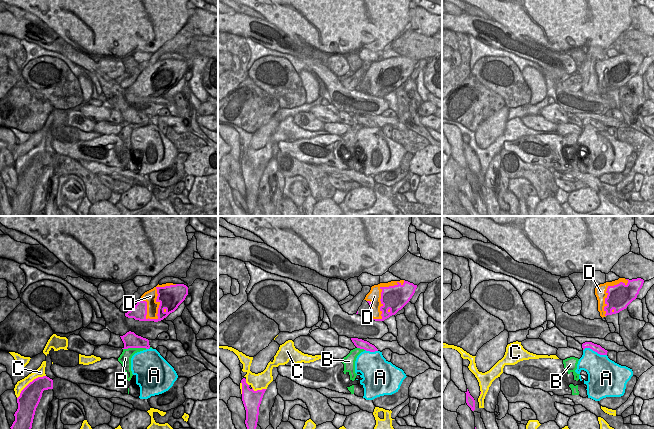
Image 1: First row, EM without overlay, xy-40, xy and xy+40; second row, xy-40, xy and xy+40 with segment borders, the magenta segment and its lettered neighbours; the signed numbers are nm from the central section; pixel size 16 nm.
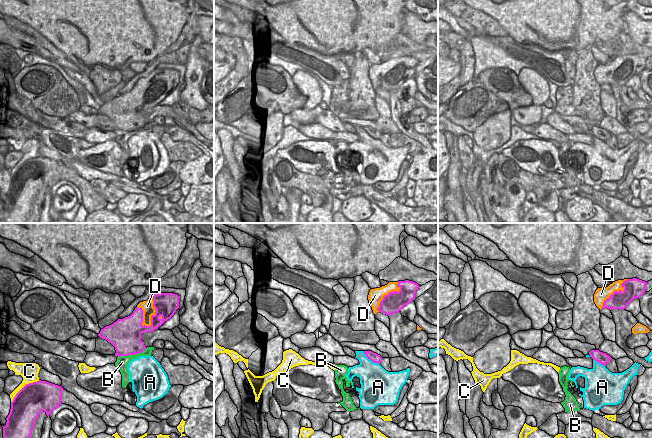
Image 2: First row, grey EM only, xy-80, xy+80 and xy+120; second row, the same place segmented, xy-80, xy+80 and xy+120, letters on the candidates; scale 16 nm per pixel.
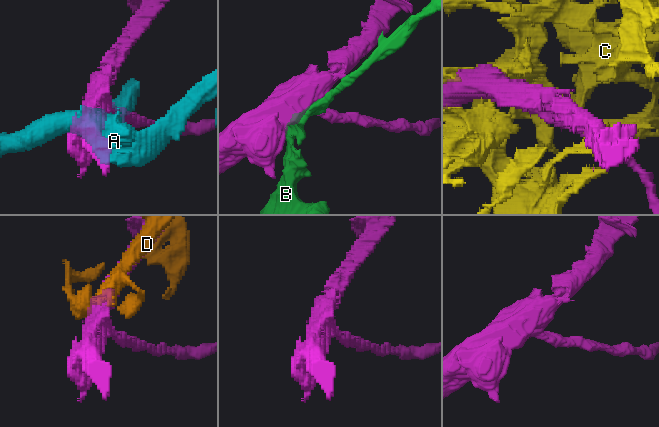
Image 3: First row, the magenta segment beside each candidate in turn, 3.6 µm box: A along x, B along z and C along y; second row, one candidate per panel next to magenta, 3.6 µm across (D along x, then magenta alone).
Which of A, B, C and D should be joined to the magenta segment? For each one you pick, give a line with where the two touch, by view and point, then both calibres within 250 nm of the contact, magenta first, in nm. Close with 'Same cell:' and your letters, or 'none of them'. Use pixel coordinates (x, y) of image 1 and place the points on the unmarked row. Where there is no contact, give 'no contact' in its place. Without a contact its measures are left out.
Same cell: none of them

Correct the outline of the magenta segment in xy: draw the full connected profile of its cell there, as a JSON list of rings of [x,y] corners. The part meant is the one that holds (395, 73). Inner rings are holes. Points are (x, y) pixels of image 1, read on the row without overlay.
[[[404,56],[401,60],[397,58],[394,62],[380,63],[381,80],[380,87],[382,88],[381,95],[373,95],[375,97],[384,97],[392,91],[395,91],[401,86],[412,74],[415,69],[417,61]]]

